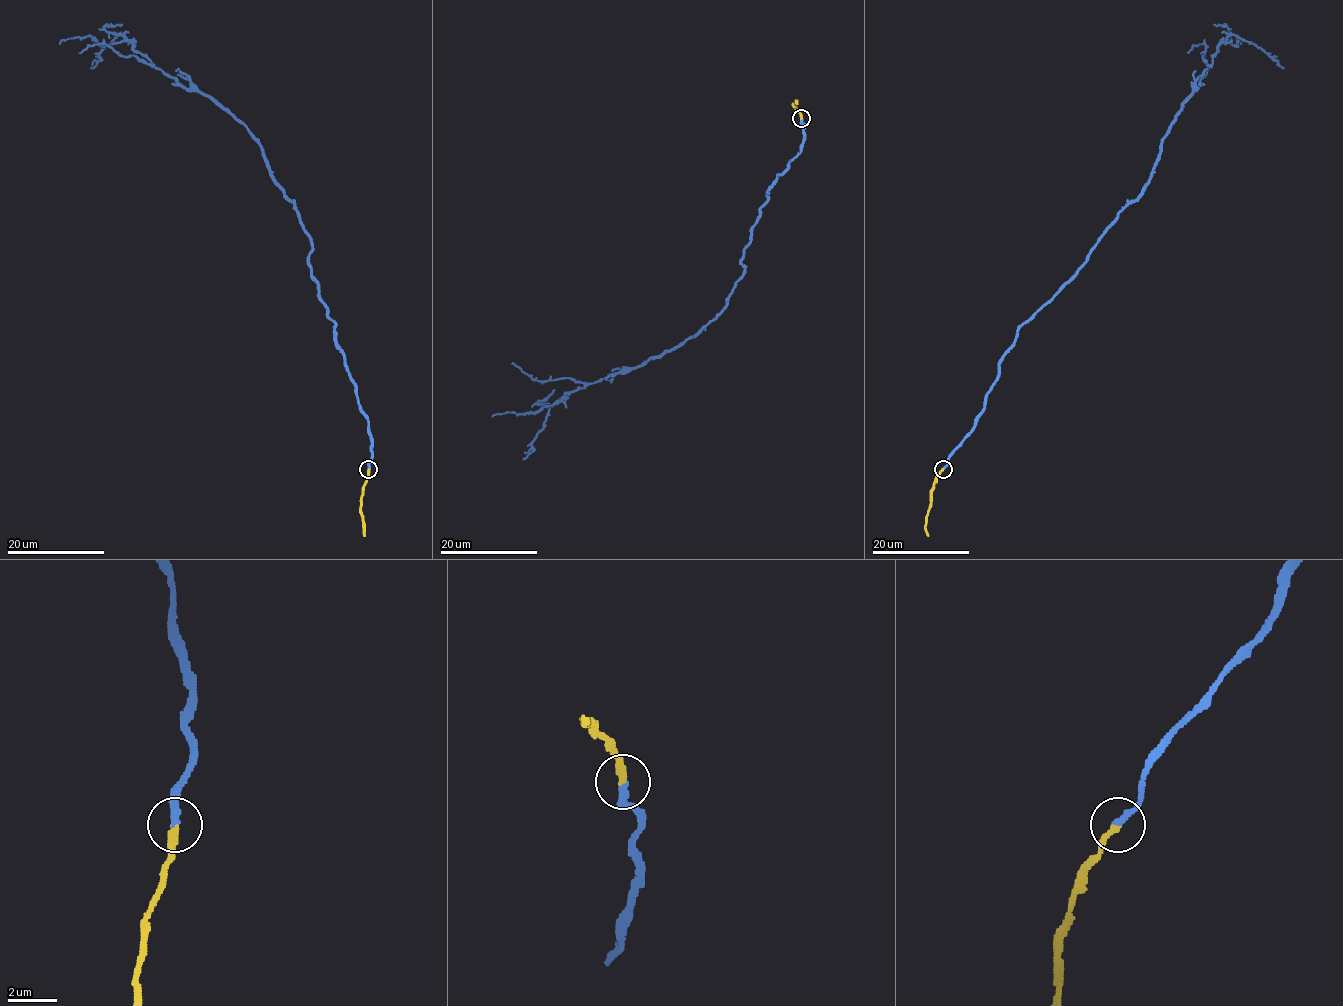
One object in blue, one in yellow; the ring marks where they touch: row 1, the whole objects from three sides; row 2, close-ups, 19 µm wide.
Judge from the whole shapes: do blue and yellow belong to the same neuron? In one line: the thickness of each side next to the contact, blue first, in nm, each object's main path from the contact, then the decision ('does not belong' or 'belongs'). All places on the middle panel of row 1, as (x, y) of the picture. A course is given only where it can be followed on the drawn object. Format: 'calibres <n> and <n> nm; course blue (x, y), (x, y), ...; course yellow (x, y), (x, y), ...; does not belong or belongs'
calibres 280 and 260 nm; course blue (801, 118), (801, 151), (769, 189), (726, 306), (664, 354), (566, 393), (549, 408), (523, 459); course yellow (801, 118), (793, 106), (796, 101), (797, 103); belongs

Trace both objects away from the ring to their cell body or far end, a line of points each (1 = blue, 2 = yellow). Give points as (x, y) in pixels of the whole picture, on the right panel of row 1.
1: (942, 469), (972, 429), (1017, 331), (1139, 196), (1161, 140), (1217, 46), (1228, 35), (1250, 41), (1283, 68)
2: (942, 469), (930, 498), (925, 525), (928, 536)

